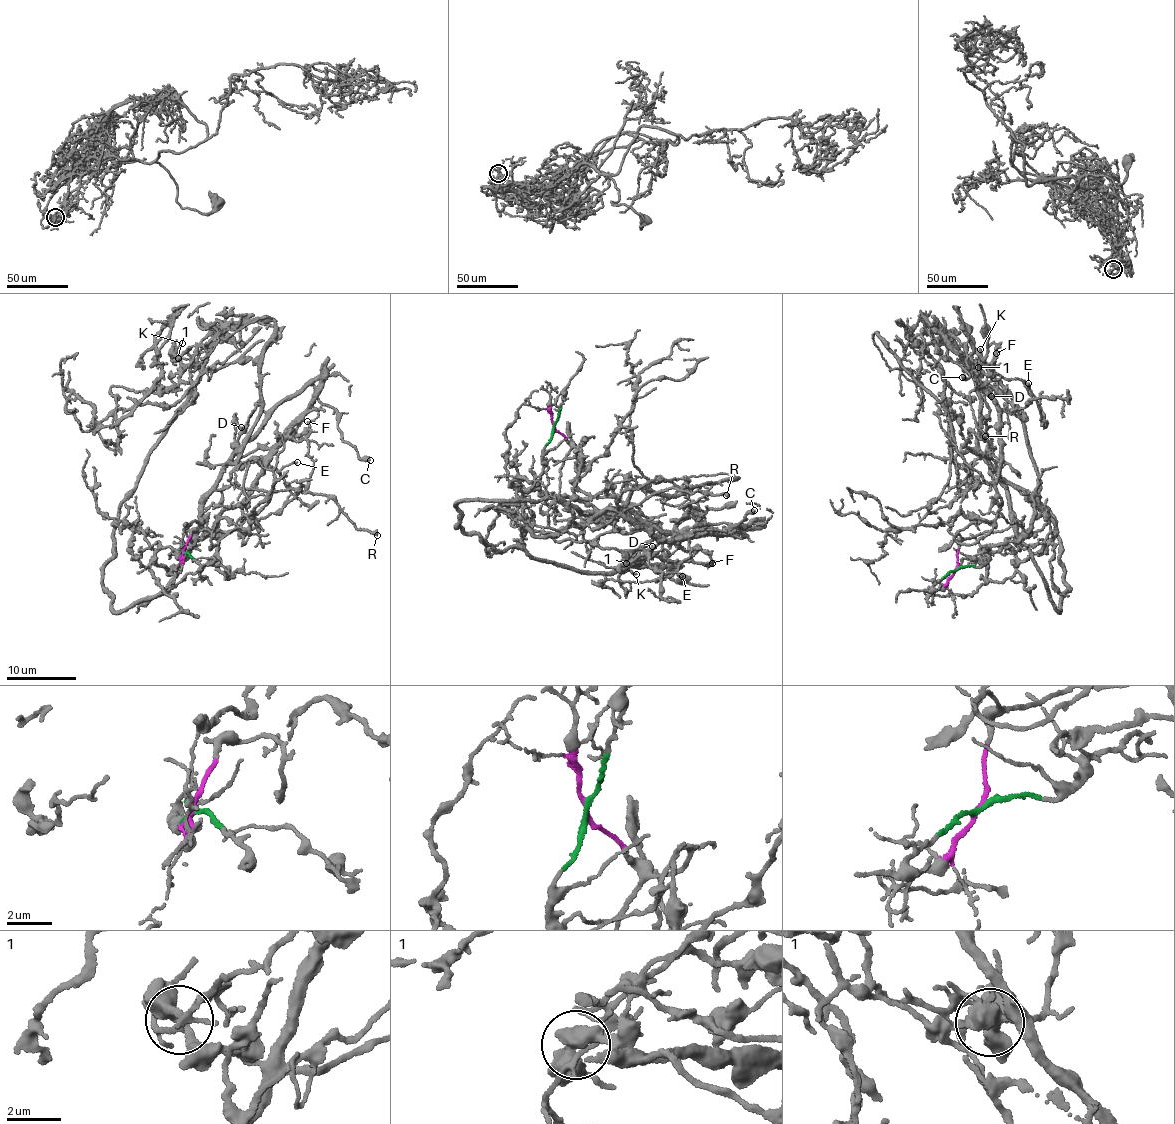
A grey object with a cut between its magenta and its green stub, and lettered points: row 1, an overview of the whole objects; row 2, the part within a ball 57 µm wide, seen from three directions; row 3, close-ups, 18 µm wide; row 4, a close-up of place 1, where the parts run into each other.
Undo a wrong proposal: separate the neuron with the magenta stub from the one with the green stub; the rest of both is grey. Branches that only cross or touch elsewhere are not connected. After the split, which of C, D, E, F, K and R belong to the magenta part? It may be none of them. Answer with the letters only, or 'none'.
C, K, R

